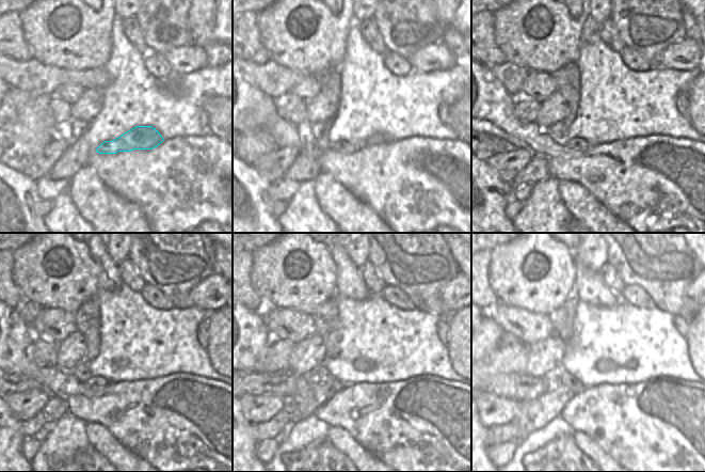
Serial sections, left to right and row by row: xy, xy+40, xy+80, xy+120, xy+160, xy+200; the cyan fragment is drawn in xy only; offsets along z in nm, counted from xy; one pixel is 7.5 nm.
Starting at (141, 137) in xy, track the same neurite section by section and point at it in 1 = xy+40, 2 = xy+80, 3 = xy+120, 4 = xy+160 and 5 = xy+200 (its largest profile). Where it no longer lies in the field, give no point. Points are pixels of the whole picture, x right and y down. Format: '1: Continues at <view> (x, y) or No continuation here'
1: Continues at xy+40 (378, 139)
2: Continues at xy+80 (578, 144)
3: Continues at xy+120 (96, 382)
4: Continues at xy+160 (299, 407)
5: Continues at xy+200 (533, 414)

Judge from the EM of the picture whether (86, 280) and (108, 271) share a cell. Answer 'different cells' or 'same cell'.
different cells

